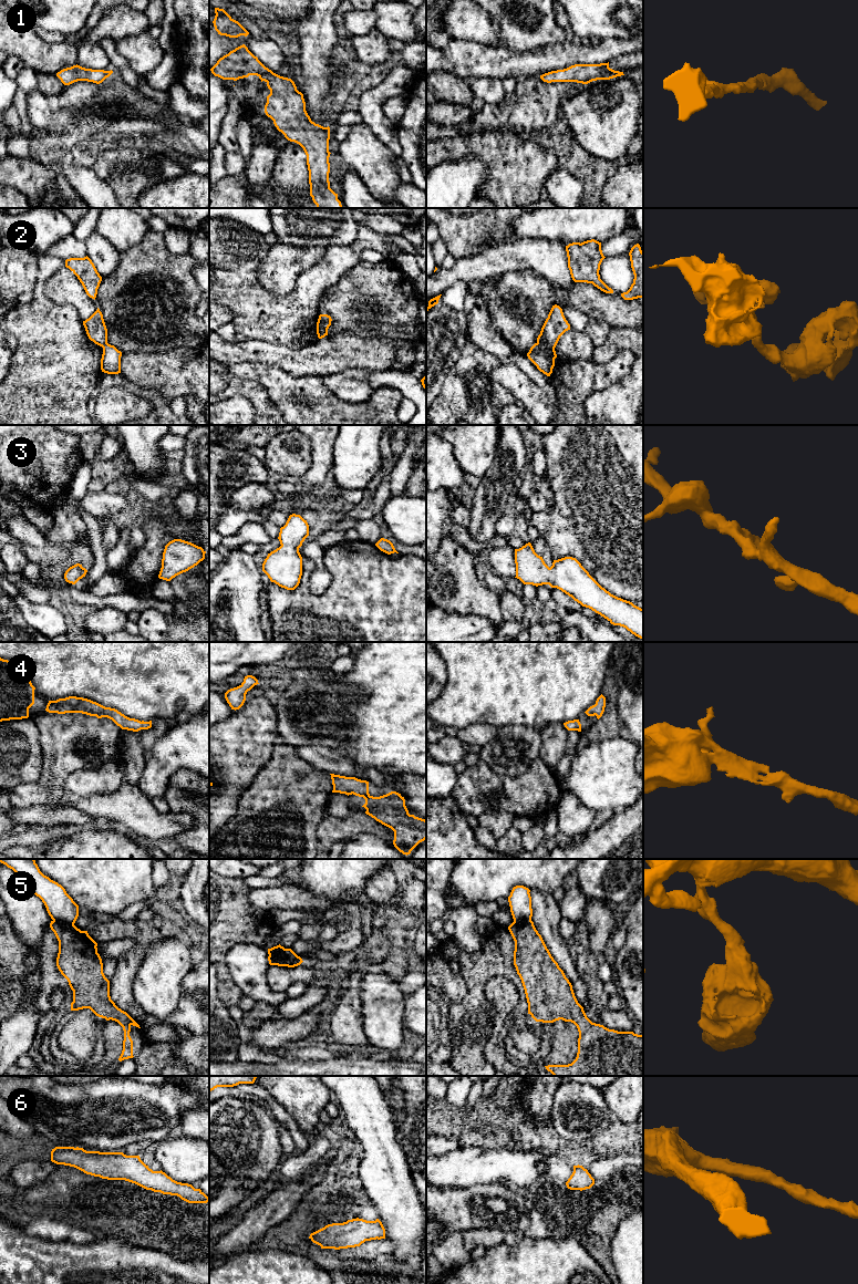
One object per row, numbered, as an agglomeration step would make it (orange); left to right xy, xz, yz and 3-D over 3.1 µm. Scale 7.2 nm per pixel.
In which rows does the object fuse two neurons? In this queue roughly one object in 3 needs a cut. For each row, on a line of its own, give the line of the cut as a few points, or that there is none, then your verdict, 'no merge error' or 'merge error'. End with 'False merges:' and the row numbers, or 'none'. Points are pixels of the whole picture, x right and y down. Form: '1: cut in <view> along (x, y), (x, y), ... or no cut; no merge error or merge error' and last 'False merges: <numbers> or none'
1: no cut; no merge error
2: cut in yz along (537, 342), (554, 349); merge error
3: no cut; no merge error
4: no cut; no merge error
5: cut in xy along (53, 920), (73, 924); merge error
6: no cut; no merge error
False merges: 2, 5

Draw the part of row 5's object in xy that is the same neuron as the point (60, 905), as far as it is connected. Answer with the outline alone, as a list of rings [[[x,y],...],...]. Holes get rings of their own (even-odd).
[[[0,859],[0,862],[28,883],[33,893],[42,900],[53,921],[75,923],[79,905],[61,884],[40,871],[34,859]]]

